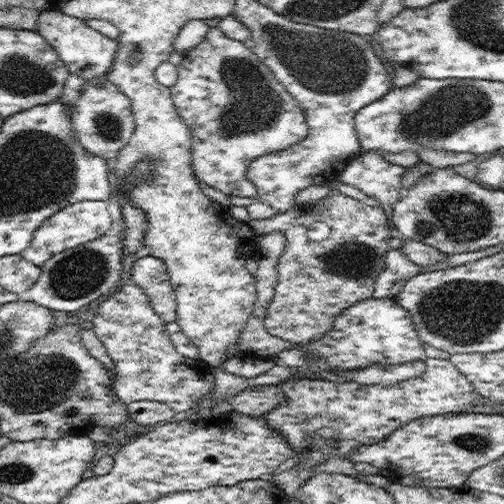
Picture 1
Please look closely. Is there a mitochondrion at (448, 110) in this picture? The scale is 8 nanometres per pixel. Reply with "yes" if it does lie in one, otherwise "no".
yes

